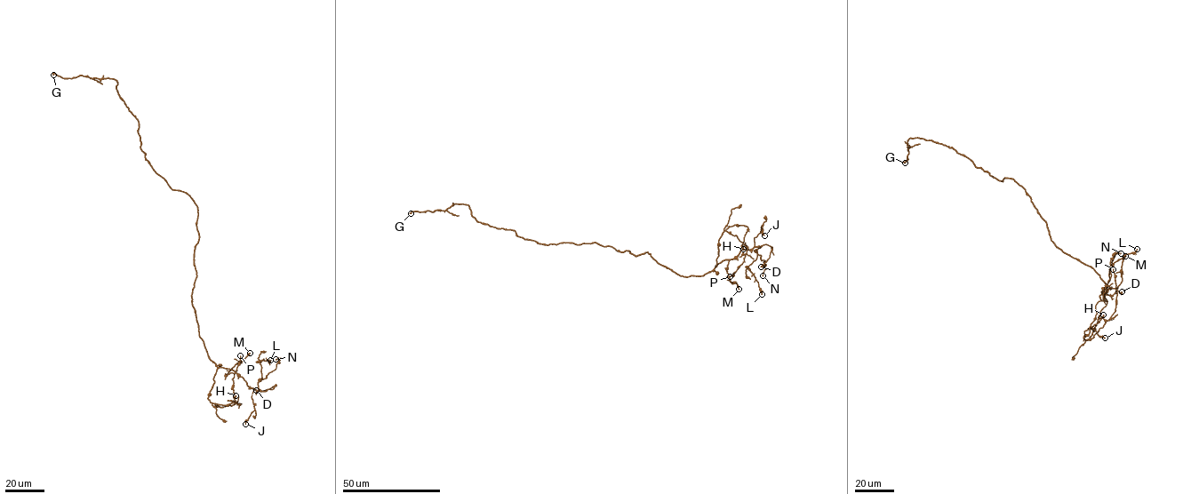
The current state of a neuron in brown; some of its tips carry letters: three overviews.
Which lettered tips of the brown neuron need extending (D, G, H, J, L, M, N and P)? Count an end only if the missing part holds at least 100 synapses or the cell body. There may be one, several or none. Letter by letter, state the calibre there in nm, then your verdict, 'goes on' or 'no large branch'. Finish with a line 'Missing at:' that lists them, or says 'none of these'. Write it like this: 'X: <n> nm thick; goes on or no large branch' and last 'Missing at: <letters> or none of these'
D: 320 nm thick; no large branch
G: 200 nm thick; goes on
H: 320 nm thick; no large branch
J: 140 nm thick; no large branch
L: 190 nm thick; no large branch
M: 130 nm thick; no large branch
N: 150 nm thick; no large branch
P: 140 nm thick; no large branch
Missing at: G

